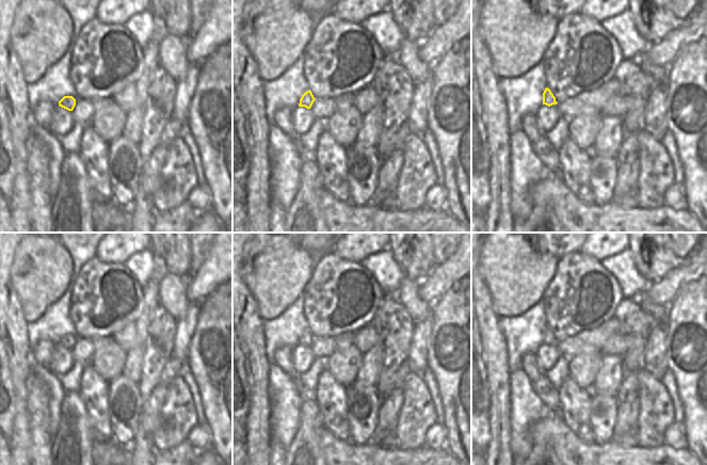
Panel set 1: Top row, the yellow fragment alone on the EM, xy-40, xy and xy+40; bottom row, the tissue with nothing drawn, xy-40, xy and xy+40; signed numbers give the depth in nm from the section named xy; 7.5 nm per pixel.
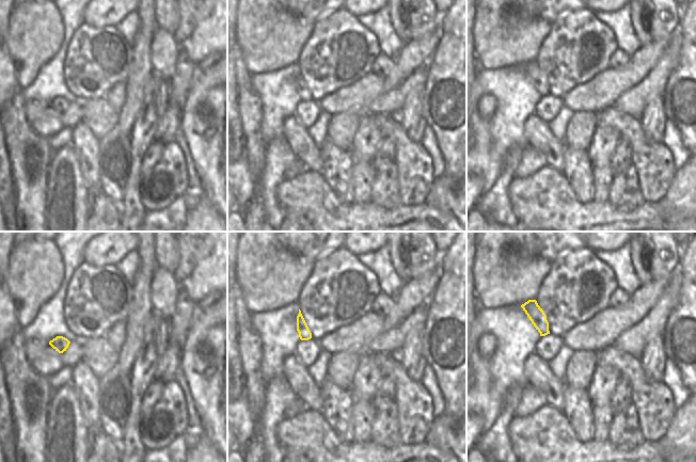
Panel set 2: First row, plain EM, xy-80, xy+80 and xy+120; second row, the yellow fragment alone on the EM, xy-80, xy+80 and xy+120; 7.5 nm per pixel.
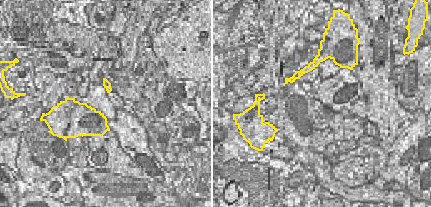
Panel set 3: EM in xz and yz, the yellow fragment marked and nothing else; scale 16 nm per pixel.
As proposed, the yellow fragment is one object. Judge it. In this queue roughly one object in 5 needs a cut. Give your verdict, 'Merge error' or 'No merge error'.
No merge error

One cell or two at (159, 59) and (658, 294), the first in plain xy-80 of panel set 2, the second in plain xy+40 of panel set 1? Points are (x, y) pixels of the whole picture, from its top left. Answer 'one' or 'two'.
two

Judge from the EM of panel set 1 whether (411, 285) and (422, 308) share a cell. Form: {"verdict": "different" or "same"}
{"verdict": "same"}

